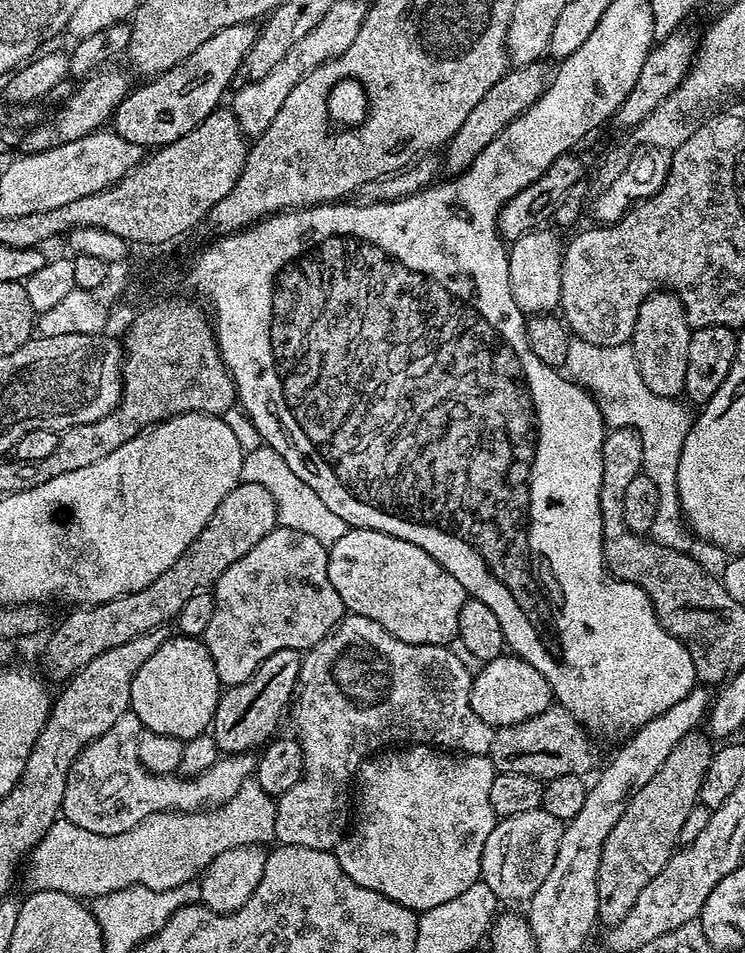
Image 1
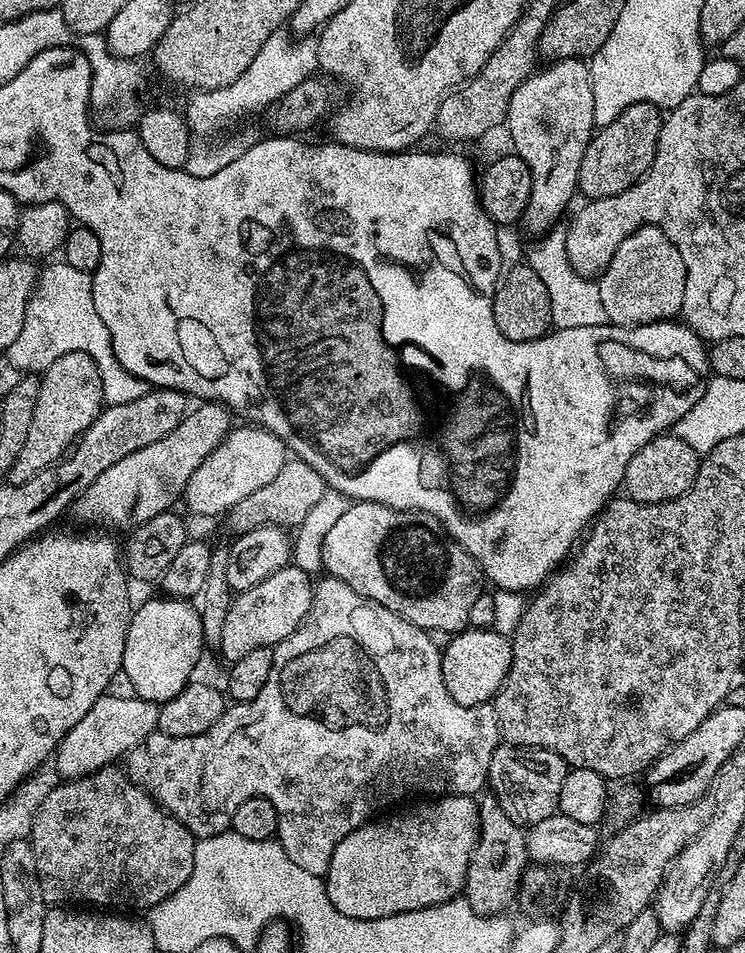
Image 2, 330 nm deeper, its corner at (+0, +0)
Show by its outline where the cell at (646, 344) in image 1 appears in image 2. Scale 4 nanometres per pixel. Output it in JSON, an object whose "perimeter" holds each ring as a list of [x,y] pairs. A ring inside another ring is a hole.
{"perimeter":[[[654,224],[634,230],[620,243],[614,256],[599,273],[602,306],[613,324],[653,324],[655,320],[671,320],[681,315],[688,295],[688,268],[678,254],[678,246]]]}

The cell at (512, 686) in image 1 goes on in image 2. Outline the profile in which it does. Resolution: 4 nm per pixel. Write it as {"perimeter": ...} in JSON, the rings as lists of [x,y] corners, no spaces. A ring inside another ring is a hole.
{"perimeter":[[[465,627],[455,633],[450,644],[442,649],[442,678],[446,682],[446,690],[450,690],[450,698],[454,698],[454,702],[462,702],[462,706],[478,706],[495,700],[496,692],[504,685],[504,679],[511,665],[511,639],[491,627]]]}

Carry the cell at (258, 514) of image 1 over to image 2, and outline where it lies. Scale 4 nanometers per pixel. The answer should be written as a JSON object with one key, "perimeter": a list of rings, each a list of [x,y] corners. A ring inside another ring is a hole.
{"perimeter":[[[292,458],[266,482],[259,490],[254,490],[254,494],[246,494],[242,502],[238,502],[227,513],[228,524],[236,534],[254,530],[256,527],[266,527],[276,525],[285,530],[295,529],[310,514],[310,510],[322,498],[326,491],[326,485],[318,470],[314,466],[306,466],[306,462]]]}

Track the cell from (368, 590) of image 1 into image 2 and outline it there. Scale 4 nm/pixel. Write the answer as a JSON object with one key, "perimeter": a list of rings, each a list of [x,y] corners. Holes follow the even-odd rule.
{"perimeter":[[[369,500],[349,503],[346,514],[342,514],[342,518],[338,518],[338,523],[326,534],[326,542],[322,544],[322,558],[324,559],[323,571],[327,575],[334,577],[336,580],[346,582],[346,586],[354,589],[359,596],[364,596],[367,600],[372,601],[373,604],[386,606],[386,610],[394,610],[394,614],[406,618],[414,626],[422,629],[439,626],[441,629],[448,630],[453,634],[461,631],[468,624],[470,606],[482,593],[482,586],[480,586],[480,584],[482,585],[482,573],[480,567],[476,564],[476,559],[461,544],[456,543],[451,536],[445,534],[437,520],[425,512],[409,512],[403,508],[391,508],[385,504],[370,502]]]}

